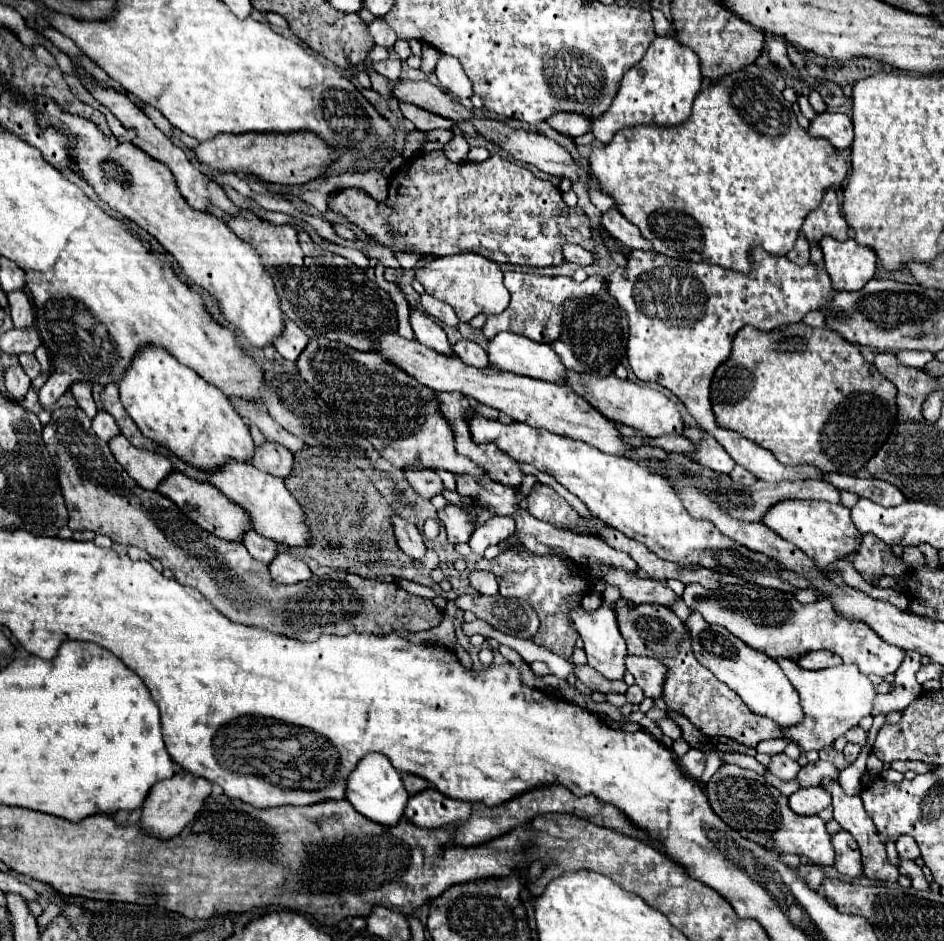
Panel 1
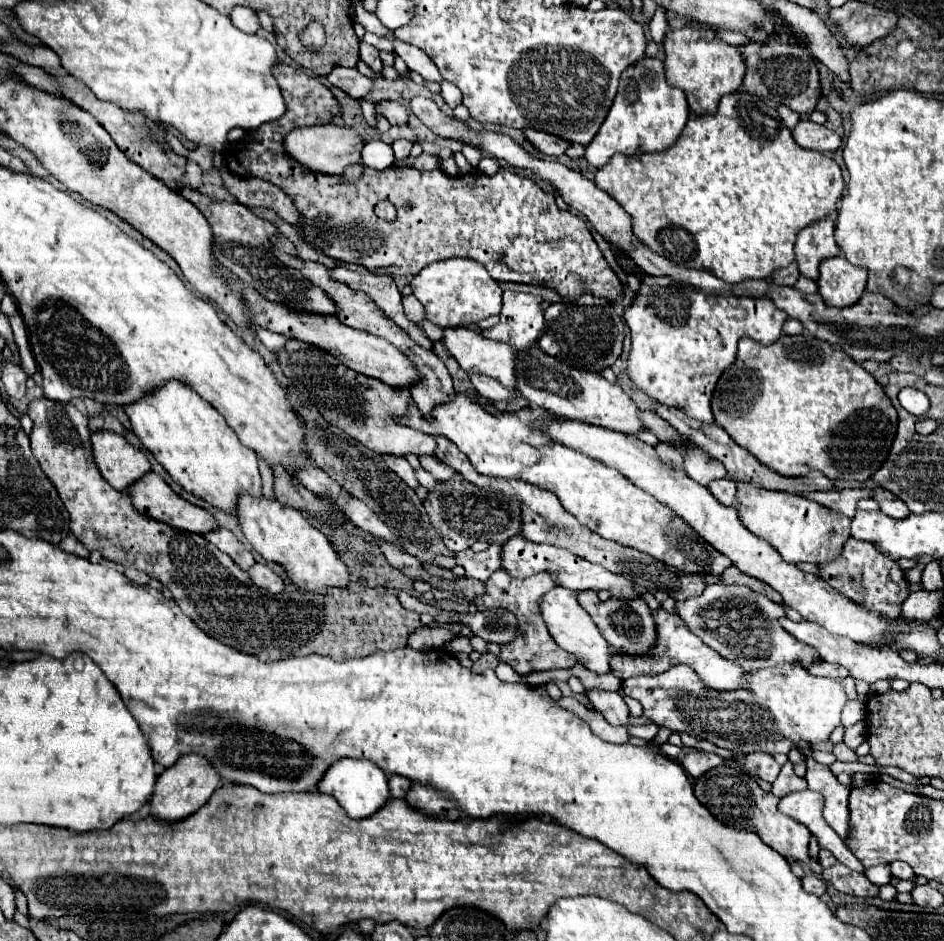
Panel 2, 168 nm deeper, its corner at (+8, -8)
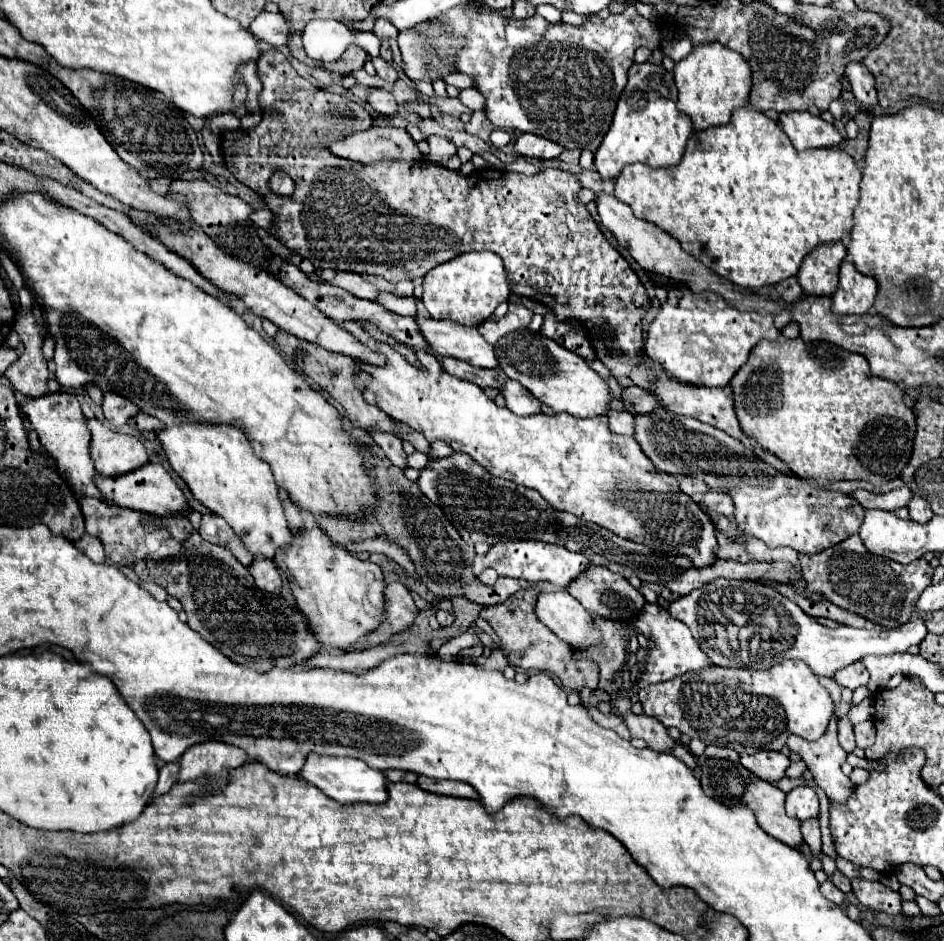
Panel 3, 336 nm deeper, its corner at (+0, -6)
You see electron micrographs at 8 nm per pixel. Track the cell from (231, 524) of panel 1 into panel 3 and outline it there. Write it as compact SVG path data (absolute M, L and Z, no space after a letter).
M148 463L142 469L136 469L132 473L120 475L120 477L102 477L102 475L98 475L96 485L108 501L112 501L120 507L136 509L136 511L150 513L150 515L156 515L156 517L176 517L176 515L186 517L188 511L192 511L184 493L178 489L174 479L168 475L168 471L160 463Z

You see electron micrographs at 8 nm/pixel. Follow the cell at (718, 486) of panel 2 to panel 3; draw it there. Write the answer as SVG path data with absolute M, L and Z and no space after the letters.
M710 489L704 499L702 505L708 507L710 513L720 513L726 517L734 515L734 505L732 505L732 497L728 497L728 493L724 493L722 489Z

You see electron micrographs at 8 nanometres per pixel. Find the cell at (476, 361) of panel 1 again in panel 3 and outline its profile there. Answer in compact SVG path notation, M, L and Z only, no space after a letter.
M506 379L498 391L504 395L506 407L512 413L516 413L516 415L540 413L540 401L536 401L536 397L532 397L532 393L528 393L528 389L524 389L518 381Z

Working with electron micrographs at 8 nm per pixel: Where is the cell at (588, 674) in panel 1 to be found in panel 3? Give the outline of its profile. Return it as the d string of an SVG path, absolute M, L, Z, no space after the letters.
M628 711L626 715L622 715L622 719L624 719L630 735L632 737L642 737L648 743L648 747L654 749L654 751L668 751L676 743L674 739L668 737L666 727L660 721L648 717L646 713L634 715L632 711Z

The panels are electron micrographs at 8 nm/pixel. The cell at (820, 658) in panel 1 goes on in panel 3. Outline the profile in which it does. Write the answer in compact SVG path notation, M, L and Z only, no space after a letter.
M856 661L856 663L852 663L852 665L848 665L848 667L840 669L840 671L836 671L834 679L840 685L844 685L844 687L848 687L848 689L854 691L856 687L868 683L868 671L866 671L864 665L860 665L860 661Z

